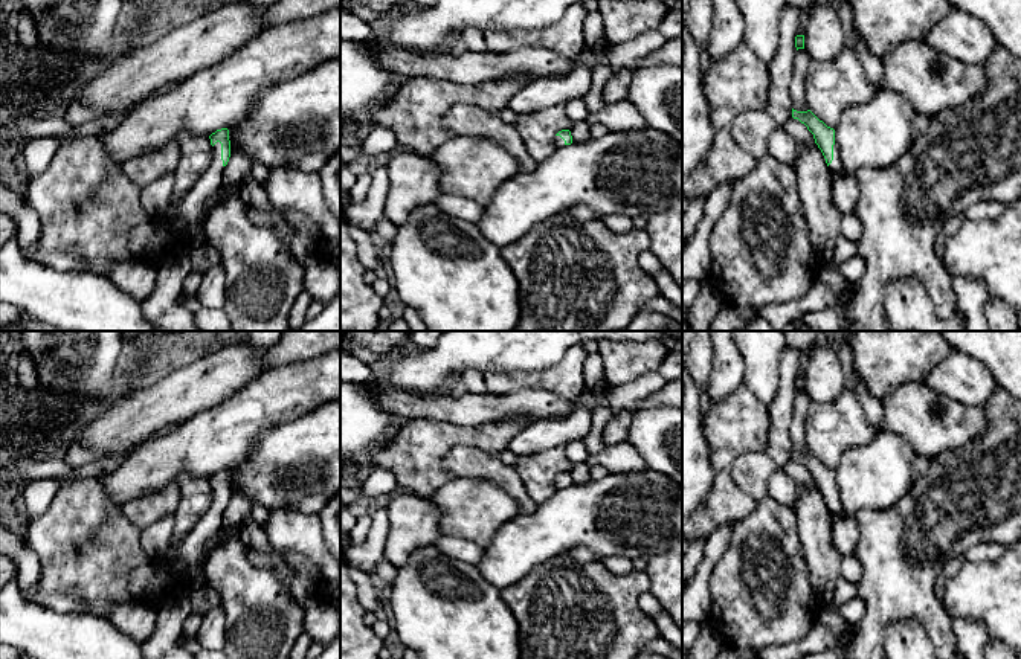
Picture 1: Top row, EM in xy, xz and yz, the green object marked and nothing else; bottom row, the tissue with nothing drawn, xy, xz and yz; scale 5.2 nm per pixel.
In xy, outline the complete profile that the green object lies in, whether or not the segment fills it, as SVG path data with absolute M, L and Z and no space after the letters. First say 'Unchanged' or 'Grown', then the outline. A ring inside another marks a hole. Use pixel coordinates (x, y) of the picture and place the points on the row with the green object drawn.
Grown. M221 128L209 136L212 145L211 166L195 182L192 189L179 201L177 212L186 226L198 223L208 198L220 188L224 166L230 157L229 130Z

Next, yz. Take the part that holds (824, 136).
Grown. M792 108L792 117L804 124L813 134L815 143L821 149L829 166L830 180L841 177L844 174L844 166L835 143L835 130L820 121L810 110L797 111Z

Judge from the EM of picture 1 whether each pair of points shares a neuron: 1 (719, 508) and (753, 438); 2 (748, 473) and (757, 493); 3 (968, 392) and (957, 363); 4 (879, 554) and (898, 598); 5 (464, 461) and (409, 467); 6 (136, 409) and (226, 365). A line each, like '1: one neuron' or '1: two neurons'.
1: one neuron
2: one neuron
3: one neuron
4: one neuron
5: two neurons
6: one neuron

